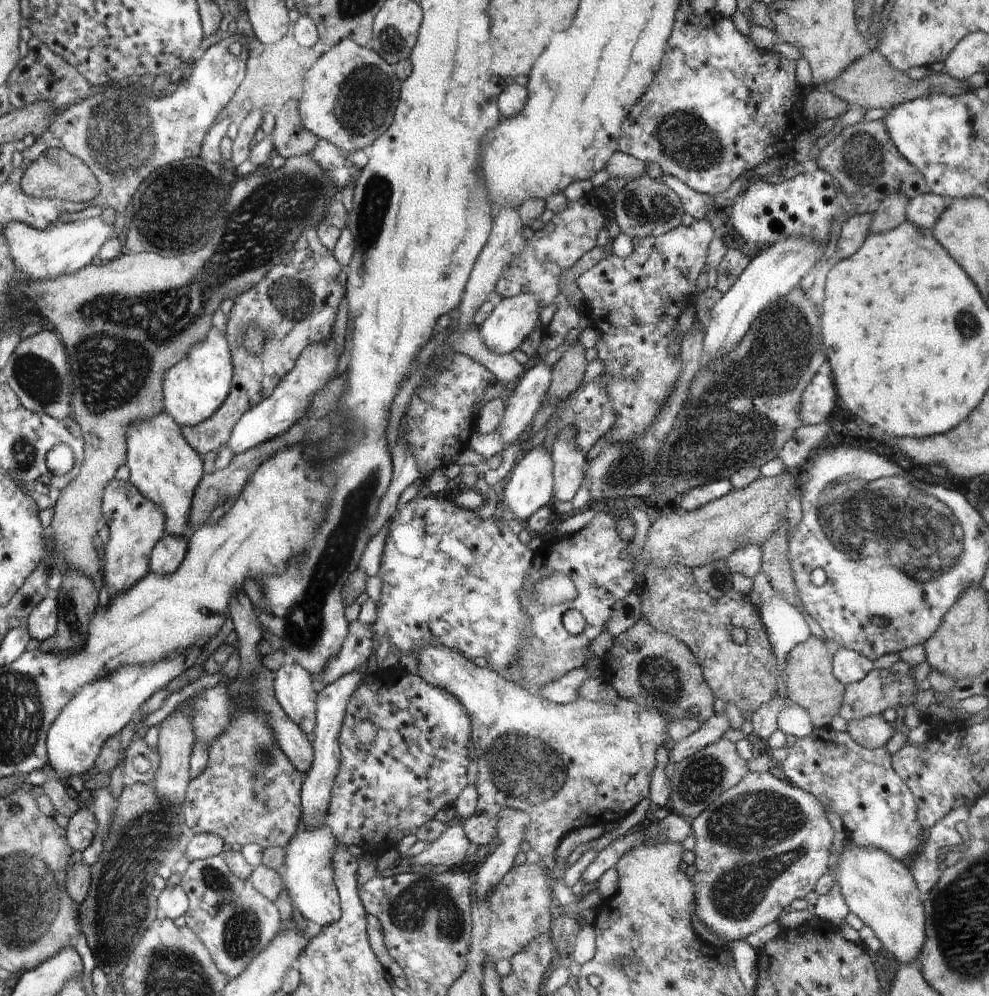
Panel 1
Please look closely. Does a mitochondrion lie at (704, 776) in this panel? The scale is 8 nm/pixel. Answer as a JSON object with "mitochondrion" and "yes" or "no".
{"mitochondrion":"yes"}

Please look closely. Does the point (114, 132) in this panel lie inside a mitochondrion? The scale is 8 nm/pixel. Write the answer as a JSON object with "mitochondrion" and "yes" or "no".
{"mitochondrion":"yes"}

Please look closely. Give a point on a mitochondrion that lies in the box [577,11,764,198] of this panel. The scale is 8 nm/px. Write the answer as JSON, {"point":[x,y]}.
{"point":[684,138]}

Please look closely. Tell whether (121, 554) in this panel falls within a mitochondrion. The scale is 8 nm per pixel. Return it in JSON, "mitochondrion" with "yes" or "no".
{"mitochondrion":"no"}

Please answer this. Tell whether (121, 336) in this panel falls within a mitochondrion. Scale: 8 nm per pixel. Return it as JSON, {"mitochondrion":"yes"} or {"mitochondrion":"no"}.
{"mitochondrion":"yes"}

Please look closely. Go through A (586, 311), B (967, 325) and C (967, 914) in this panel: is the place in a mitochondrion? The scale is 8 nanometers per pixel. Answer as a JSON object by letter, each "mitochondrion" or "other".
{"A":"other","B":"mitochondrion","C":"mitochondrion"}

